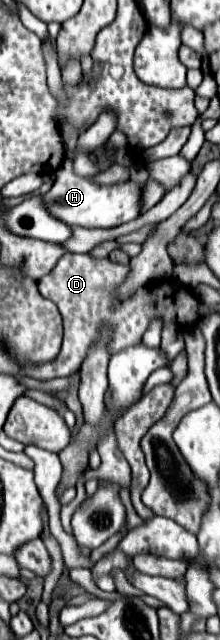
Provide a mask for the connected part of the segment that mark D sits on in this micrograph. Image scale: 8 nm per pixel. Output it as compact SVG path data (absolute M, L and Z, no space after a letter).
M87 253L85 255L65 255L59 259L55 269L39 279L39 293L47 299L51 299L61 317L63 317L63 345L61 353L55 361L49 361L45 365L25 365L23 371L29 377L35 379L53 379L53 377L69 377L71 373L79 371L87 349L91 343L99 337L99 325L111 323L113 325L113 341L111 341L111 353L121 351L123 347L135 345L141 341L149 321L153 317L163 317L163 321L173 321L177 325L191 325L199 319L203 307L201 301L183 285L175 281L163 281L159 285L153 285L149 289L137 289L137 293L123 301L115 303L111 293L121 285L121 281L127 277L129 265L117 265L105 259L93 259Z

